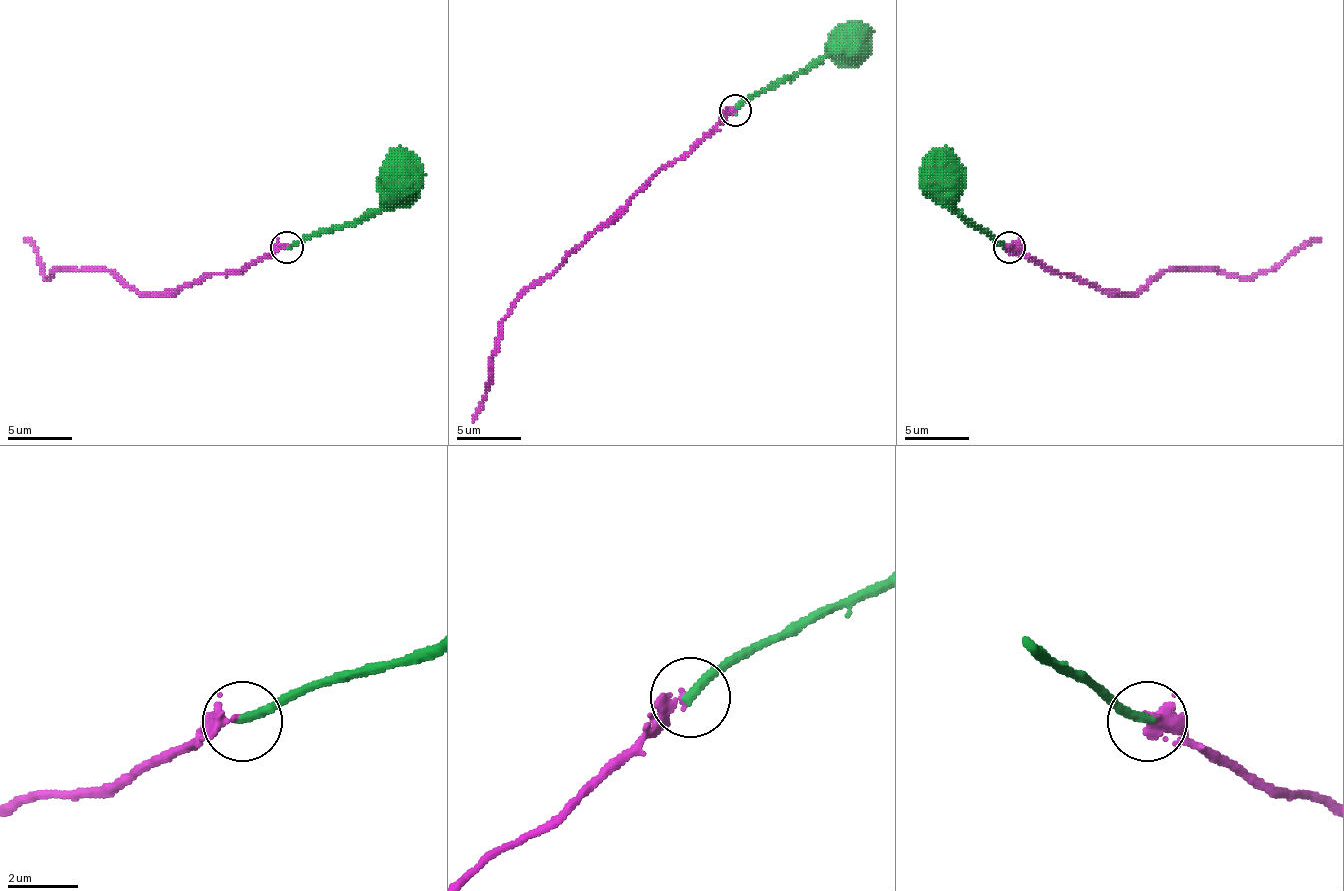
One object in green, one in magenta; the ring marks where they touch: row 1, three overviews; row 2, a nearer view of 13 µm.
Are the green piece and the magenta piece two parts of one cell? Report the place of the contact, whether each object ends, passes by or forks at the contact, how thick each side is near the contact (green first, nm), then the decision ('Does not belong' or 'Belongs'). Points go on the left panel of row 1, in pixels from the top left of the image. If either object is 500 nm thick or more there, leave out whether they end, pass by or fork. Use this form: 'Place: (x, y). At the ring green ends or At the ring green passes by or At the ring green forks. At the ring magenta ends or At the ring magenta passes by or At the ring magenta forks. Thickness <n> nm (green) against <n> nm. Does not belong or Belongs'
Place: (286, 247). At the ring green ends. At the ring magenta ends. Thickness 280 nm (green) against 340 nm. Does not belong

